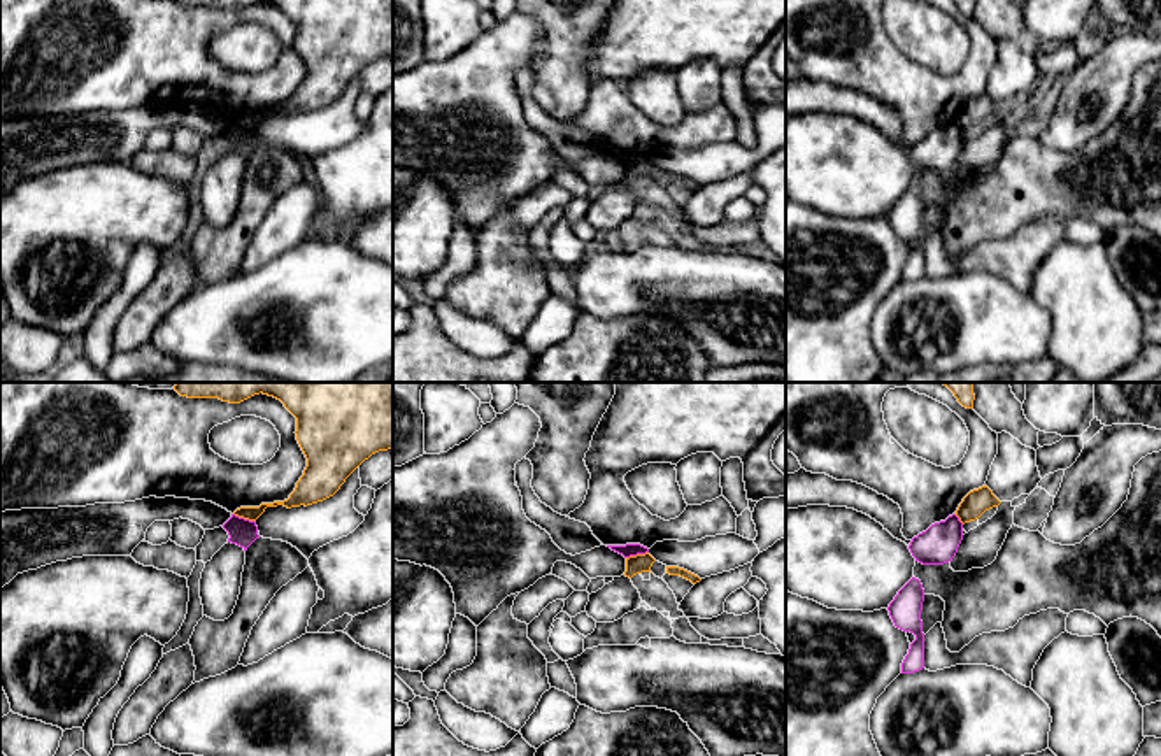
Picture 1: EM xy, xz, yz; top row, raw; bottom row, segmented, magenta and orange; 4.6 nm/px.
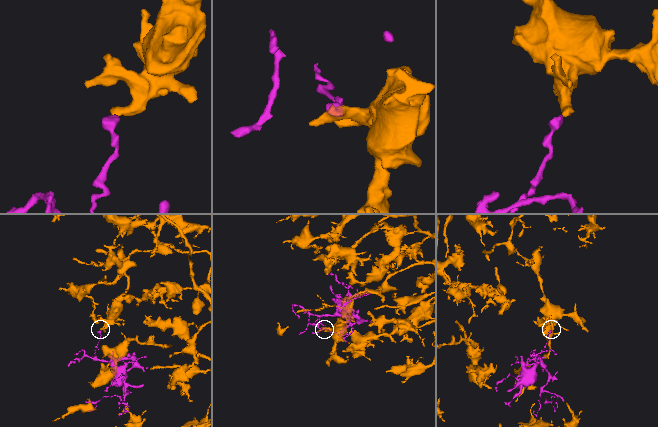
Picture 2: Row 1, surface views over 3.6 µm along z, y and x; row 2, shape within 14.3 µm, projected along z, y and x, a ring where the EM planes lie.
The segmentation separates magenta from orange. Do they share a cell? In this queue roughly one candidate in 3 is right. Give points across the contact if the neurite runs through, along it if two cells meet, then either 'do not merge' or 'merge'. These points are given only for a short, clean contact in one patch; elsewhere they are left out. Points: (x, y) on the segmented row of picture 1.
border xy (234, 513), (255, 521); do not merge

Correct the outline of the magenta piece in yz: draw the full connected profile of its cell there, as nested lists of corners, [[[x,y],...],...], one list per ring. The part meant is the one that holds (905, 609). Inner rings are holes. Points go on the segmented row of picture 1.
[[[912,577],[887,607],[894,626],[915,635],[915,640],[910,644],[908,654],[901,663],[901,674],[914,674],[924,668],[922,602],[922,584],[919,579]]]

